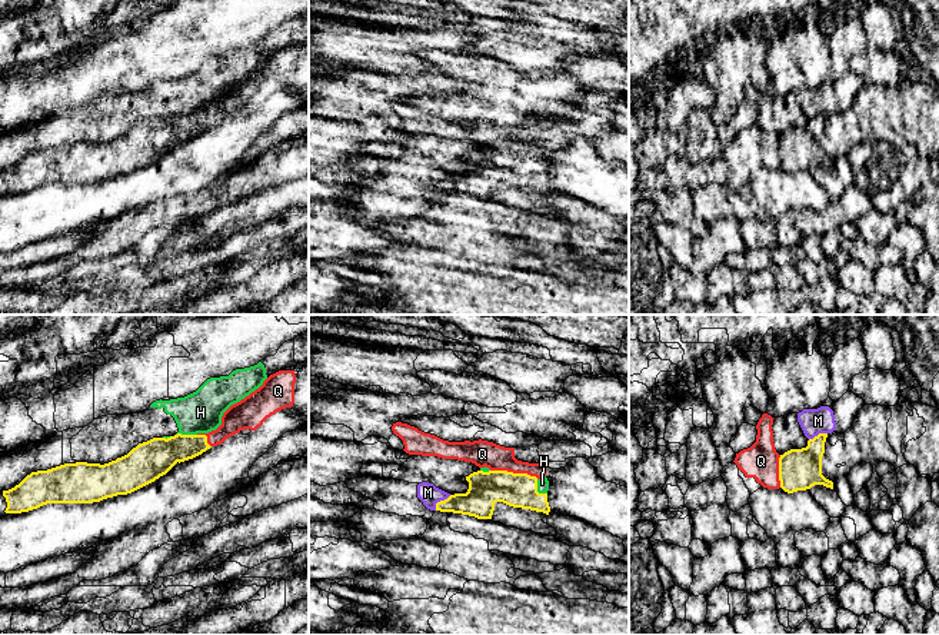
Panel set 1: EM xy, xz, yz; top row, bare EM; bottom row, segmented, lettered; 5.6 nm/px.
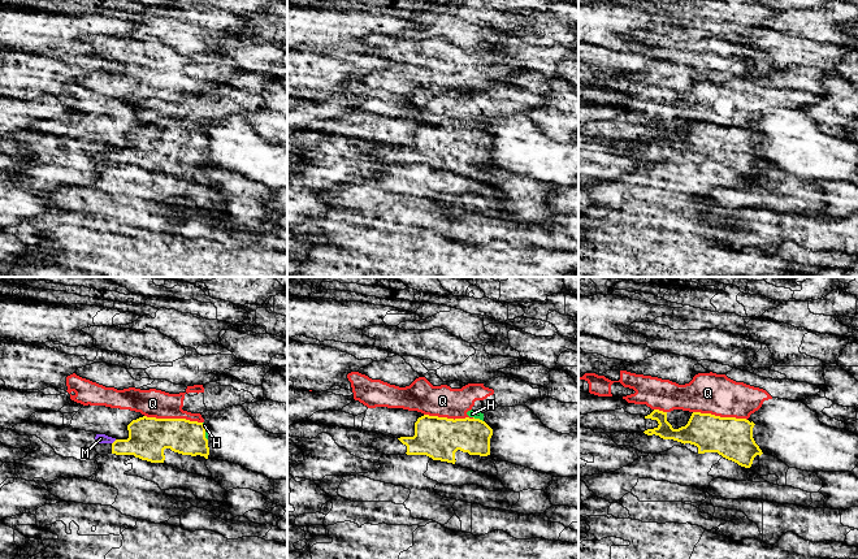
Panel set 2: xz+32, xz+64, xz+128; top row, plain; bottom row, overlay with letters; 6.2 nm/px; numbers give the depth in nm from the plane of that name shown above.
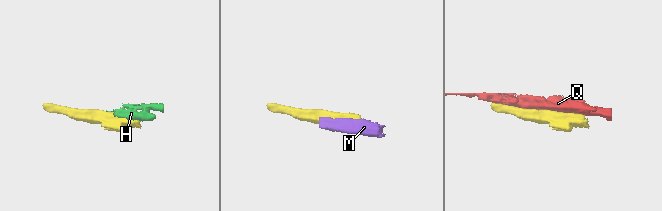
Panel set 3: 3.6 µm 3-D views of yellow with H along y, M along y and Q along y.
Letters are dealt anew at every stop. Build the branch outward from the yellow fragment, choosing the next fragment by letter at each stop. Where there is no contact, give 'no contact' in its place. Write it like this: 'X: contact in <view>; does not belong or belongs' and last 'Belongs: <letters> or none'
H: contact in xz; does not belong
M: contact in xz; does not belong
Q: contact in xz; does not belong
Belongs: none

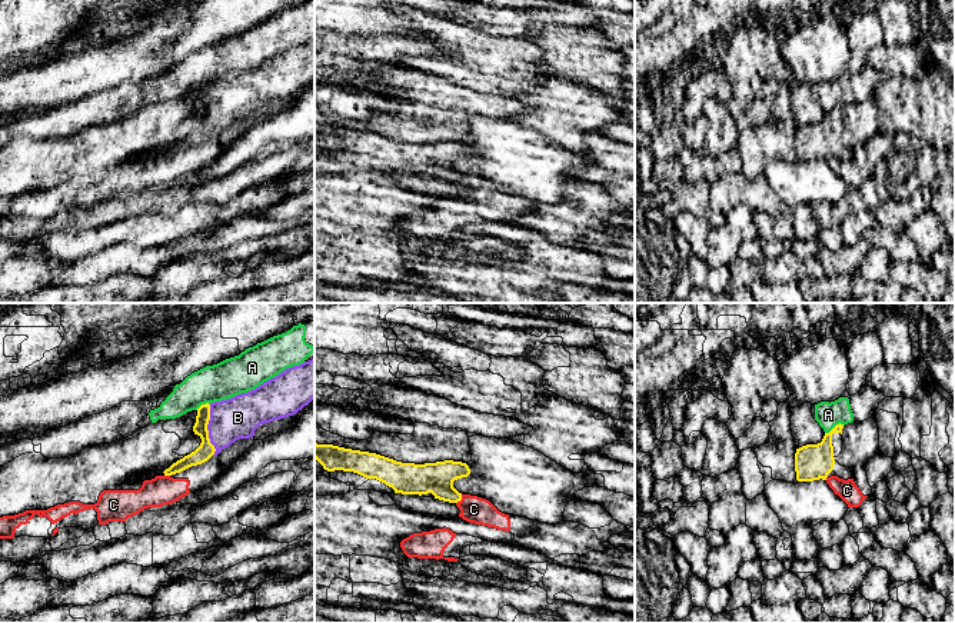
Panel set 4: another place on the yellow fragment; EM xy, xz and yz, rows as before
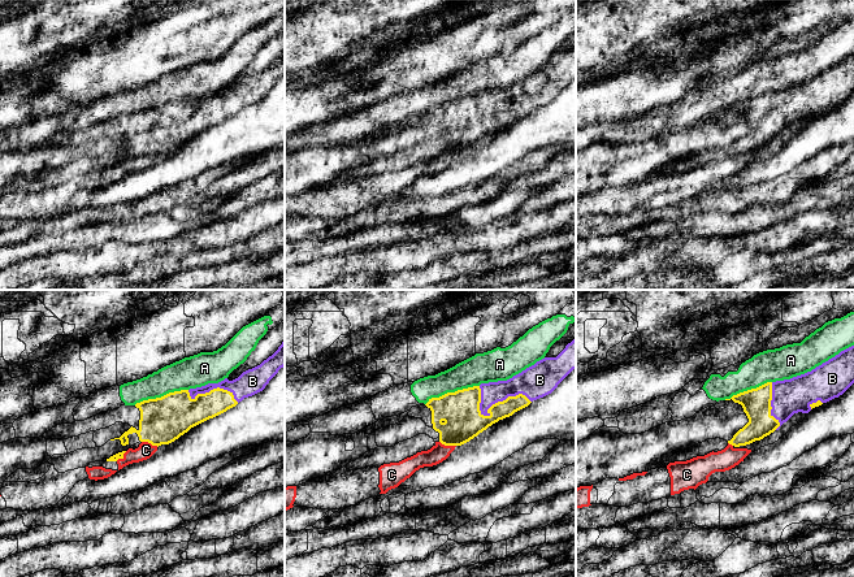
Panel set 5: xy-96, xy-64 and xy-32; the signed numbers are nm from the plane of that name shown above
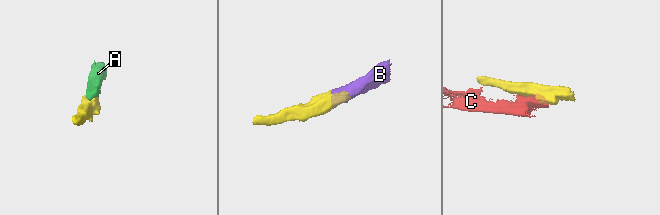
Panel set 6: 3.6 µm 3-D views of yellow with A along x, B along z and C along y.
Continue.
A: contact in yz; does not belong
B: contact in xy; belongs
C: contact in xz; does not belong
Belongs: B

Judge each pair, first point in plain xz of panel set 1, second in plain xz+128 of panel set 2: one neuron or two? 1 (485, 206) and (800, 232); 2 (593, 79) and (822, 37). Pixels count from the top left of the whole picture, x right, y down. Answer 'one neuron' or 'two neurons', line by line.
1: two neurons
2: two neurons

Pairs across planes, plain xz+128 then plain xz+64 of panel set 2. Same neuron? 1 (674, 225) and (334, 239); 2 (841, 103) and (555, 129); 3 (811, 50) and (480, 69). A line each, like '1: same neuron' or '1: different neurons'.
1: same neuron
2: same neuron
3: different neurons

